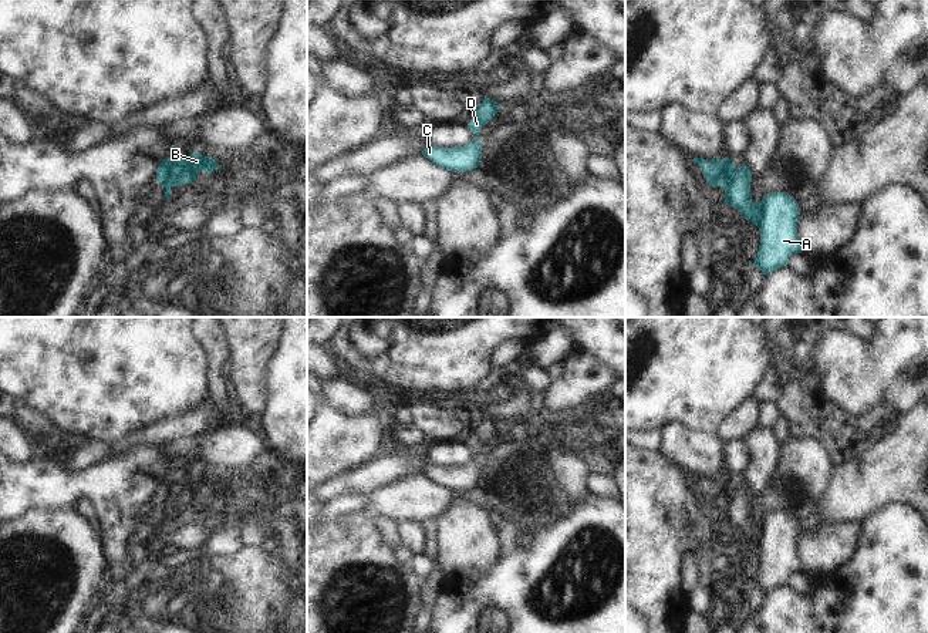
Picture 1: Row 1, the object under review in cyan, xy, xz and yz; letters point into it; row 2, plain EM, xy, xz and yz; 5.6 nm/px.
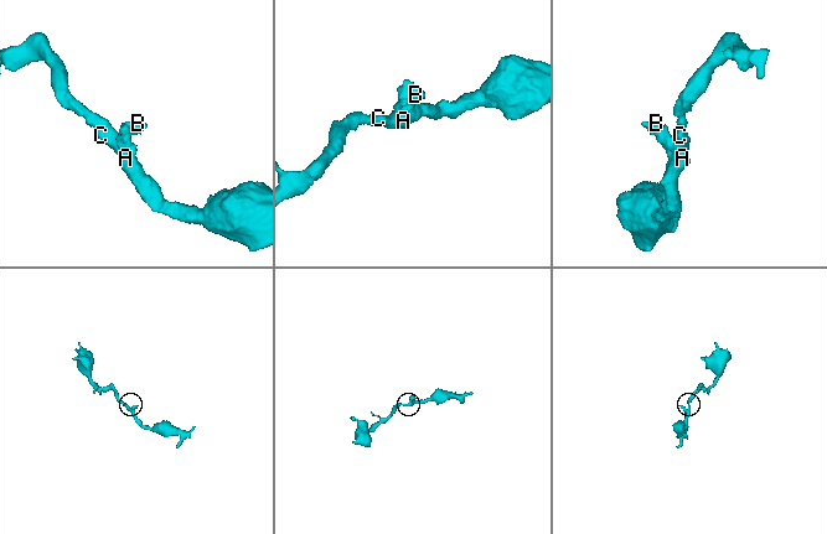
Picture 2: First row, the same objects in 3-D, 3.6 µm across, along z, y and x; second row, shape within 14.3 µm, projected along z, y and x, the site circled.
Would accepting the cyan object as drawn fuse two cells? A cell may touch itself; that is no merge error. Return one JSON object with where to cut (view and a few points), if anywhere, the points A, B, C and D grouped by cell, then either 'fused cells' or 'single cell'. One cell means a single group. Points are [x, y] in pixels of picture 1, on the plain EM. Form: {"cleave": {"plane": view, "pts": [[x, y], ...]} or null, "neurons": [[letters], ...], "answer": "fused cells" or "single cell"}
{"cleave": {"plane": "yz", "pts": [[736, 488], [735, 497], [724, 507]]}, "neurons": [["A", "C", "D"], ["B"]], "answer": "fused cells"}

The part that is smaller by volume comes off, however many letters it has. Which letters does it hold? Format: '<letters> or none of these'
B

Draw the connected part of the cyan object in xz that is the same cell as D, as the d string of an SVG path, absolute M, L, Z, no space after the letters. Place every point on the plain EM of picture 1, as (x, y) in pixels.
M485 417L480 424L482 425L476 427L475 434L468 442L469 448L476 454L468 464L456 467L426 464L422 474L448 489L466 491L476 488L482 478L482 462L478 454L500 428L497 421L490 417Z

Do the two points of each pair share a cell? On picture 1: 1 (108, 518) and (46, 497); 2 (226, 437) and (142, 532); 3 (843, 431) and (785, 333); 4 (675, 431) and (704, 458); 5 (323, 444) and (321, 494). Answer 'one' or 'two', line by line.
1: one
2: two
3: one
4: one
5: two

